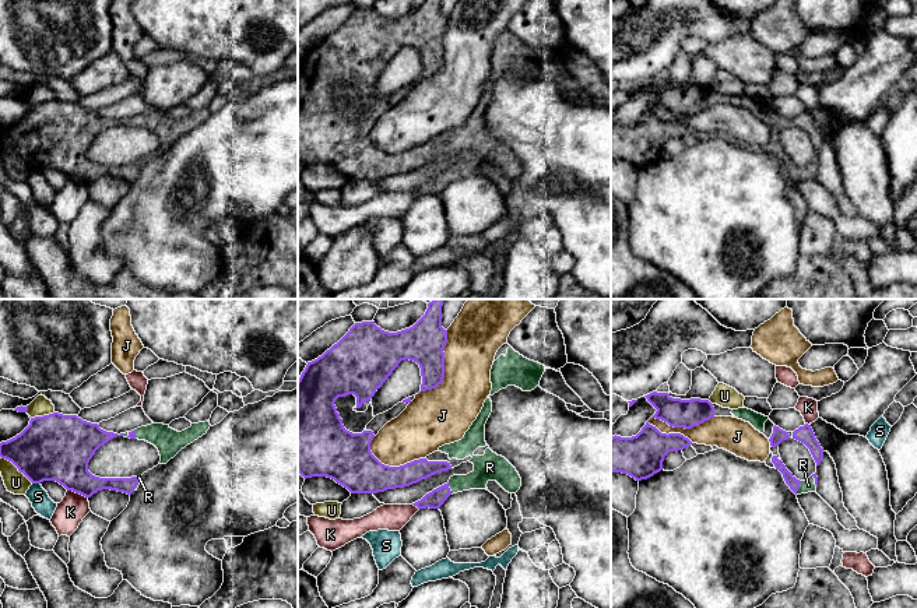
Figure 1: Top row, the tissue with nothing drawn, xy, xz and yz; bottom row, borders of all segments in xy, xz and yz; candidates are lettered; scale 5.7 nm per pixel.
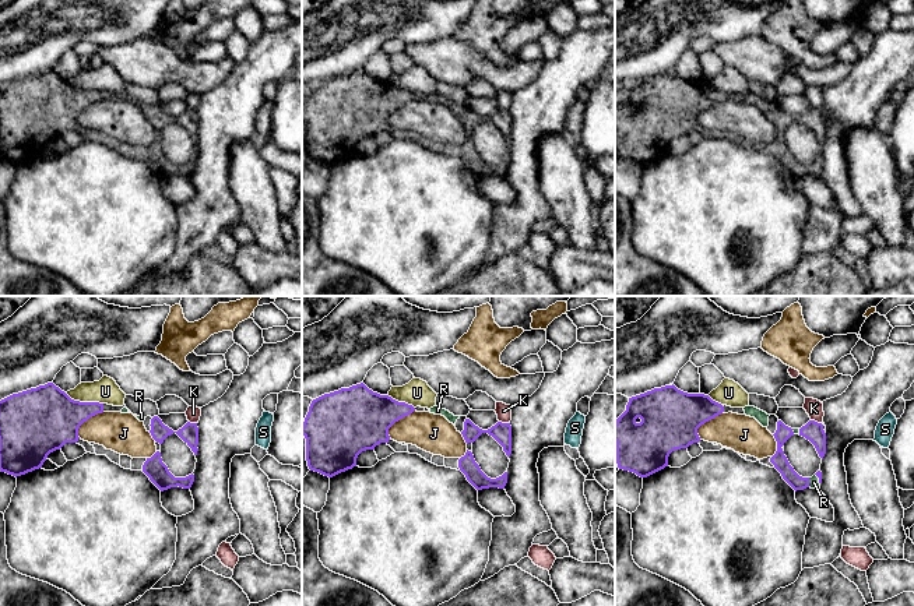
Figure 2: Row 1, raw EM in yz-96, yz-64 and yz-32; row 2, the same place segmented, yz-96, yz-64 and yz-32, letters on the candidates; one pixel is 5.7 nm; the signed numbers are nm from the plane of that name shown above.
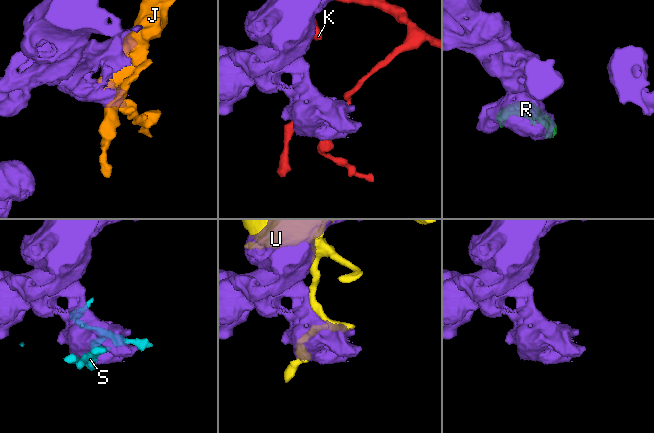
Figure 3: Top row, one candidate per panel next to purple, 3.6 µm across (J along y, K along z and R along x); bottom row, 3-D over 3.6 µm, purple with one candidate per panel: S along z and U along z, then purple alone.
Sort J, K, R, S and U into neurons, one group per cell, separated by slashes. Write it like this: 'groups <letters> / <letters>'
groups J / K / R / S / U

